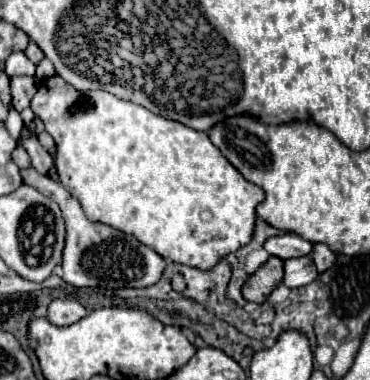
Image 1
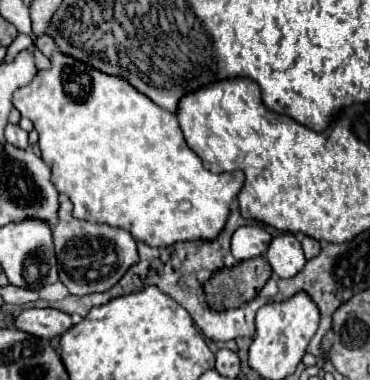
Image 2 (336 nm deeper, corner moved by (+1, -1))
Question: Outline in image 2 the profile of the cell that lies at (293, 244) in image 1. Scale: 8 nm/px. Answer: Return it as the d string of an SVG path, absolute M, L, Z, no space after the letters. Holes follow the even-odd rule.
M243 225L231 237L231 255L237 261L261 257L269 247L271 235L257 225Z

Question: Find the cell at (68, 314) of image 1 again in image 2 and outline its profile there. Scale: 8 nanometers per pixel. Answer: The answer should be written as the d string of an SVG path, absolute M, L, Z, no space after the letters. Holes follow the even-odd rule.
M27 309L15 317L15 327L41 339L63 335L71 327L71 317L57 309Z

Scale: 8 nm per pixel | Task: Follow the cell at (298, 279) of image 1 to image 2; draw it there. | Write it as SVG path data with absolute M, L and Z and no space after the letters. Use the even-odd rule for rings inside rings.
M283 233L271 239L267 249L267 261L271 269L275 269L275 275L289 279L301 271L301 267L307 263L301 243L291 233Z

